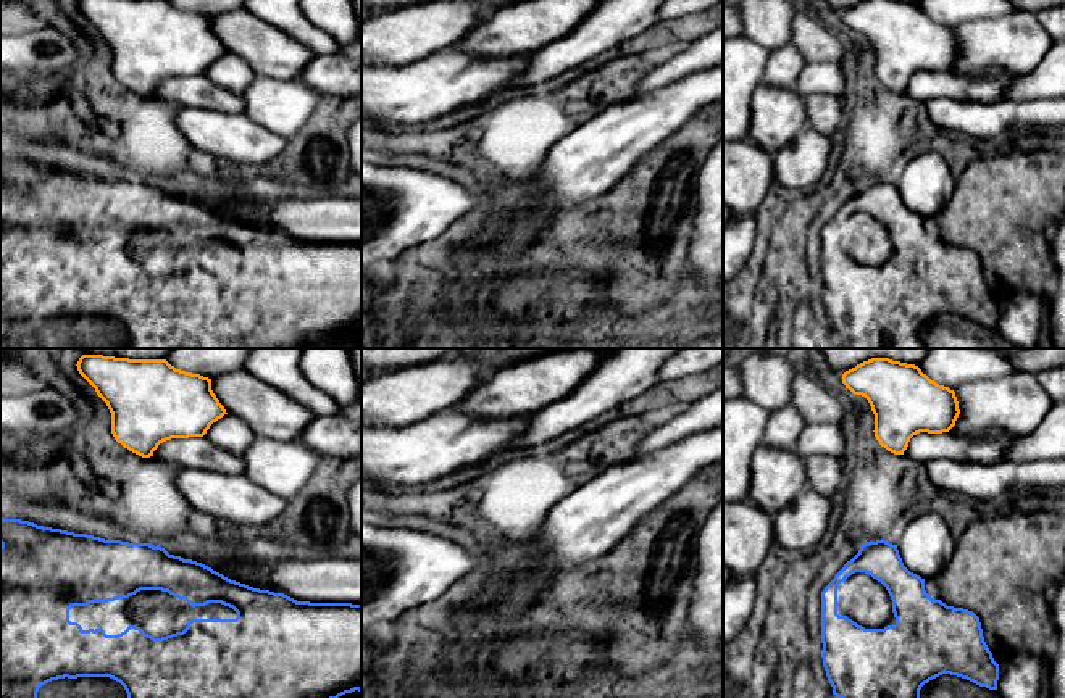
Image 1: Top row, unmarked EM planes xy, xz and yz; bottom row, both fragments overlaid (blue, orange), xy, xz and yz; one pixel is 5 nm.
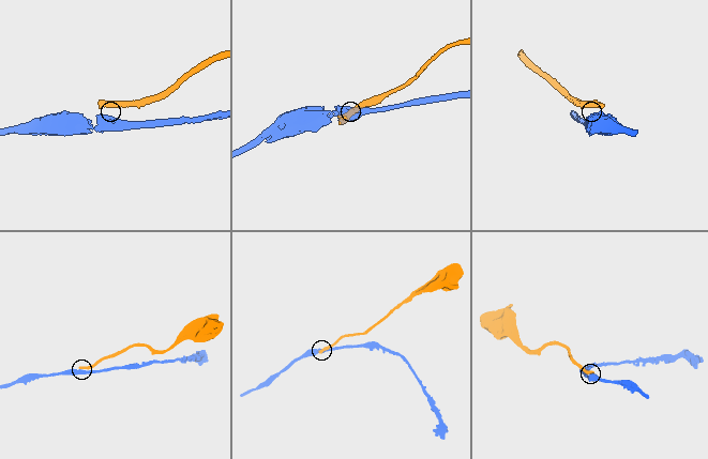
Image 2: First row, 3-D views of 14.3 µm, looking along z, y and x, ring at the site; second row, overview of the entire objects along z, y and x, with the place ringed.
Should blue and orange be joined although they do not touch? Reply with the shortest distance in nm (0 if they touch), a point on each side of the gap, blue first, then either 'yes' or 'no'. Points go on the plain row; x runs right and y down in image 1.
420 nm apart; from blue across yz (881, 178), (894, 92); no

